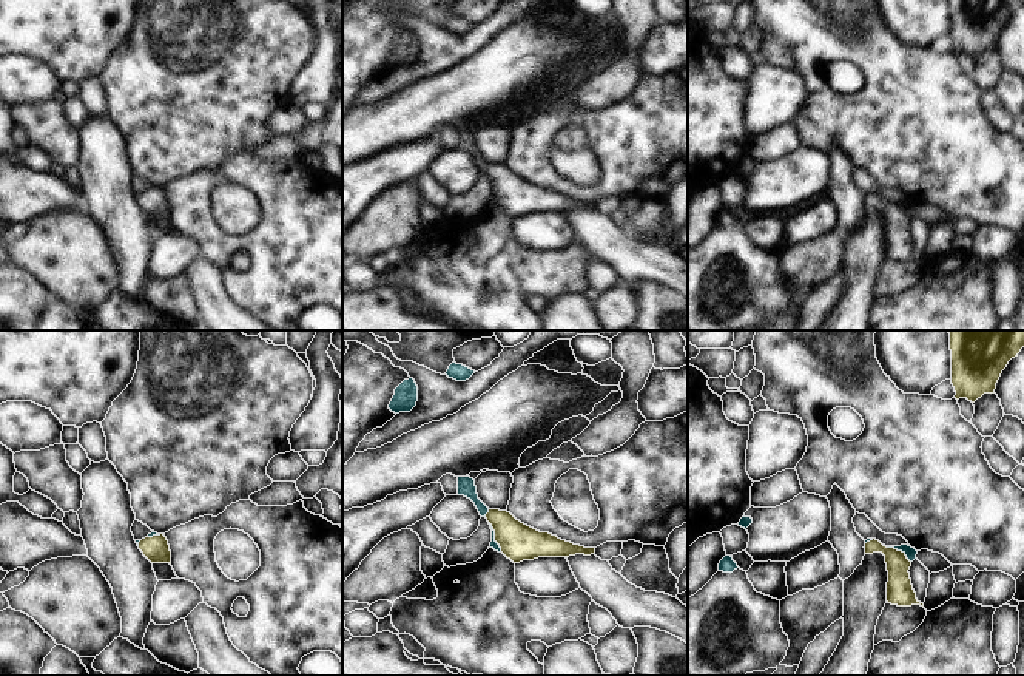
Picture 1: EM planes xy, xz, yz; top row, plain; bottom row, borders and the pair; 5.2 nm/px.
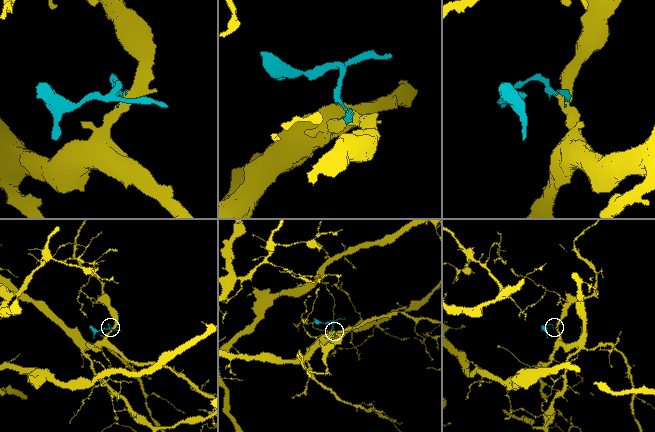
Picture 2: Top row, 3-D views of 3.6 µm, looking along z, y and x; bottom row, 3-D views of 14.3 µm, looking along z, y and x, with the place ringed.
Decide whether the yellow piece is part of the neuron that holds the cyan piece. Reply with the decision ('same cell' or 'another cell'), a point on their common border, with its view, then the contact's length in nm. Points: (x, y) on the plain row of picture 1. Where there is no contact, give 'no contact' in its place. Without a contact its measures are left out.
same cell | yz (898, 204) | 180 nm

